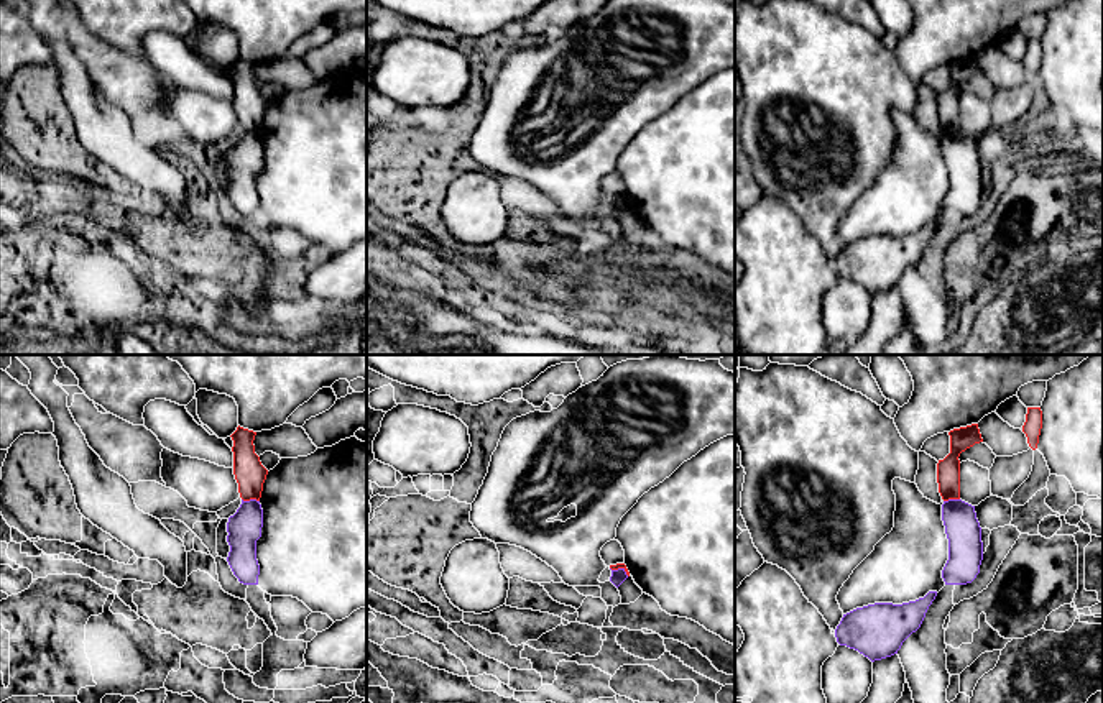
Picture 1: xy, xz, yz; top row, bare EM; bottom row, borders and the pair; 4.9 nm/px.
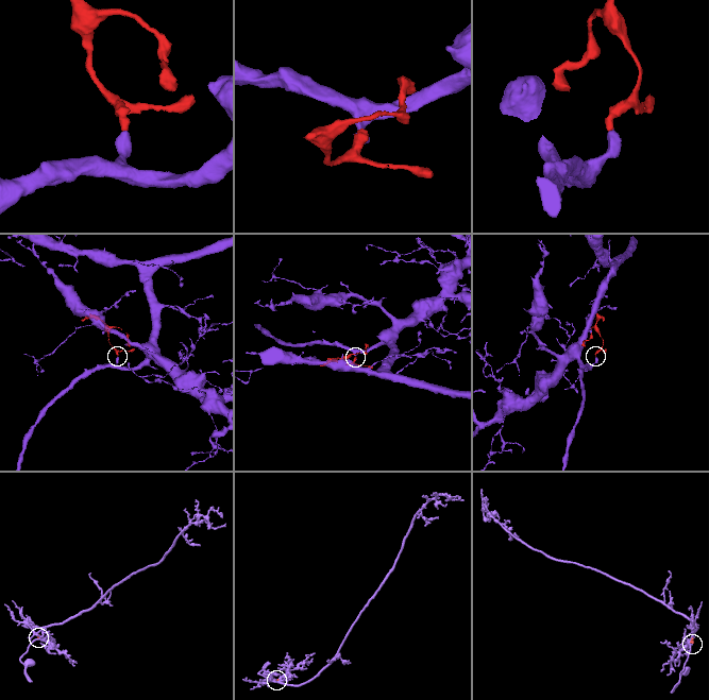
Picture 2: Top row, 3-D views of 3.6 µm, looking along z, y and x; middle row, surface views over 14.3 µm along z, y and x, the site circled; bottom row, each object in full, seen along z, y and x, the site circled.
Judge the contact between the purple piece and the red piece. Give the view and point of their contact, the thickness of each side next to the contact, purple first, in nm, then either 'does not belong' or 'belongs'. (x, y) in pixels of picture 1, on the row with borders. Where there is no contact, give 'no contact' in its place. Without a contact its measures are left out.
meets purple in xy at (250, 500); 170 nm thick on the purple side, 150 nm on the other; does not belong

